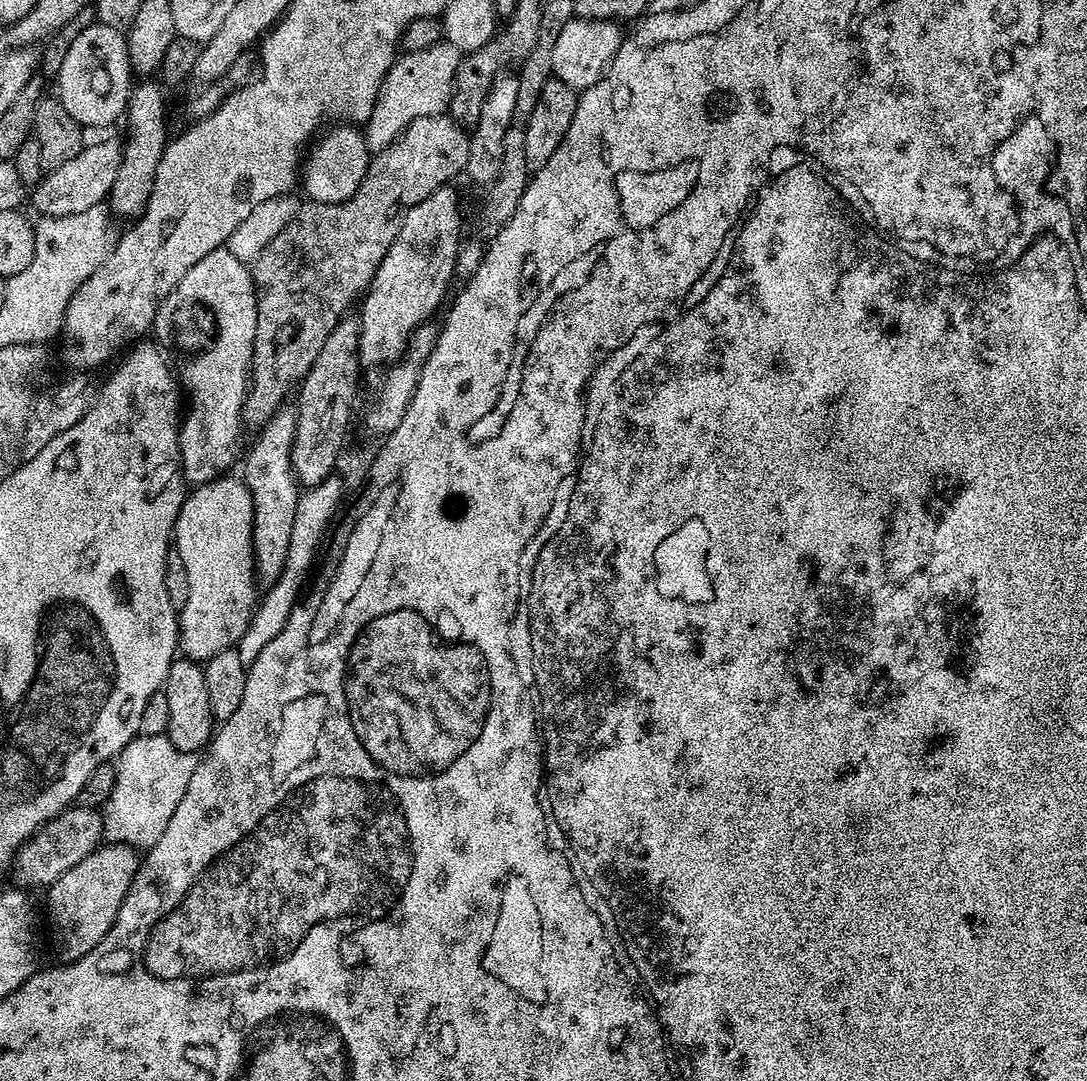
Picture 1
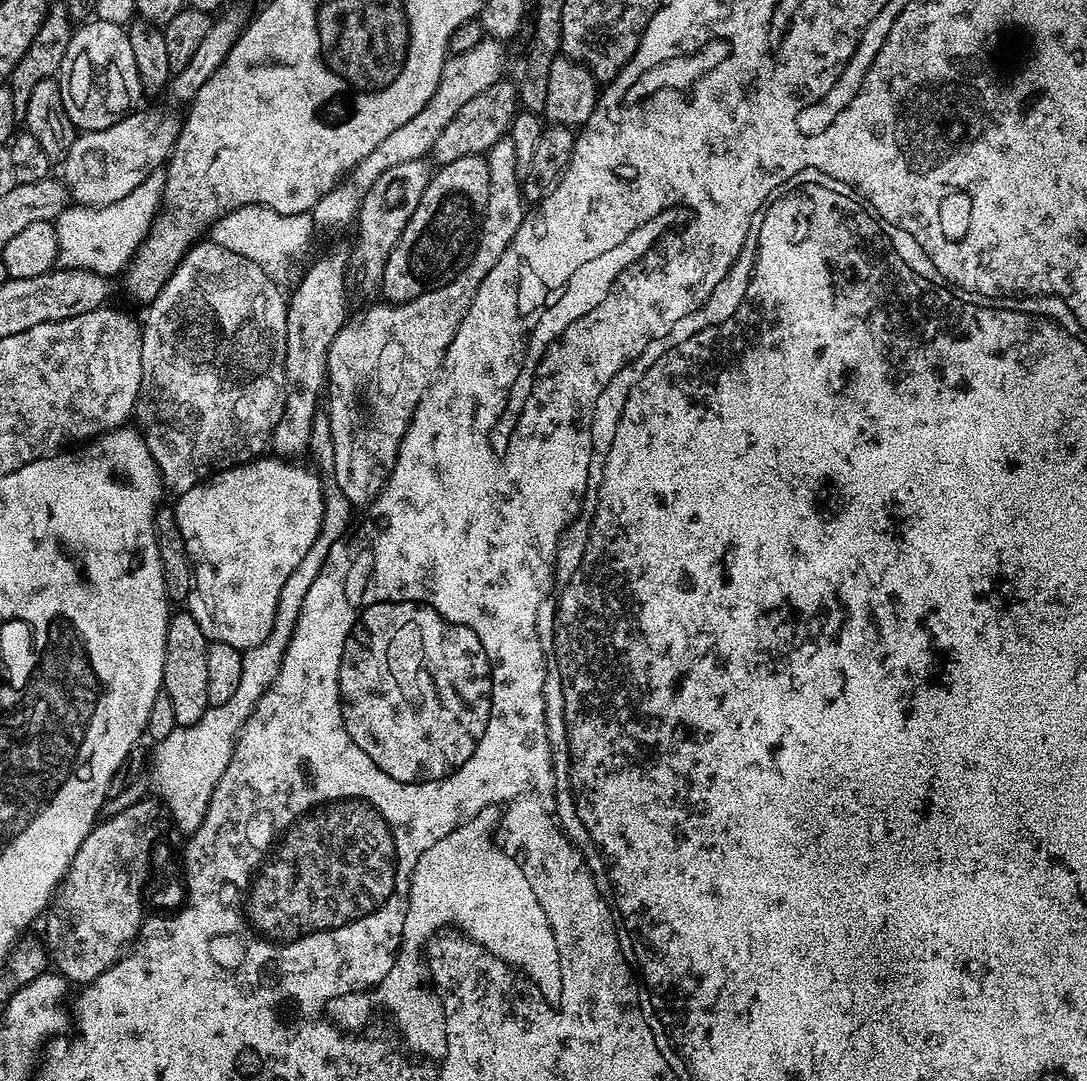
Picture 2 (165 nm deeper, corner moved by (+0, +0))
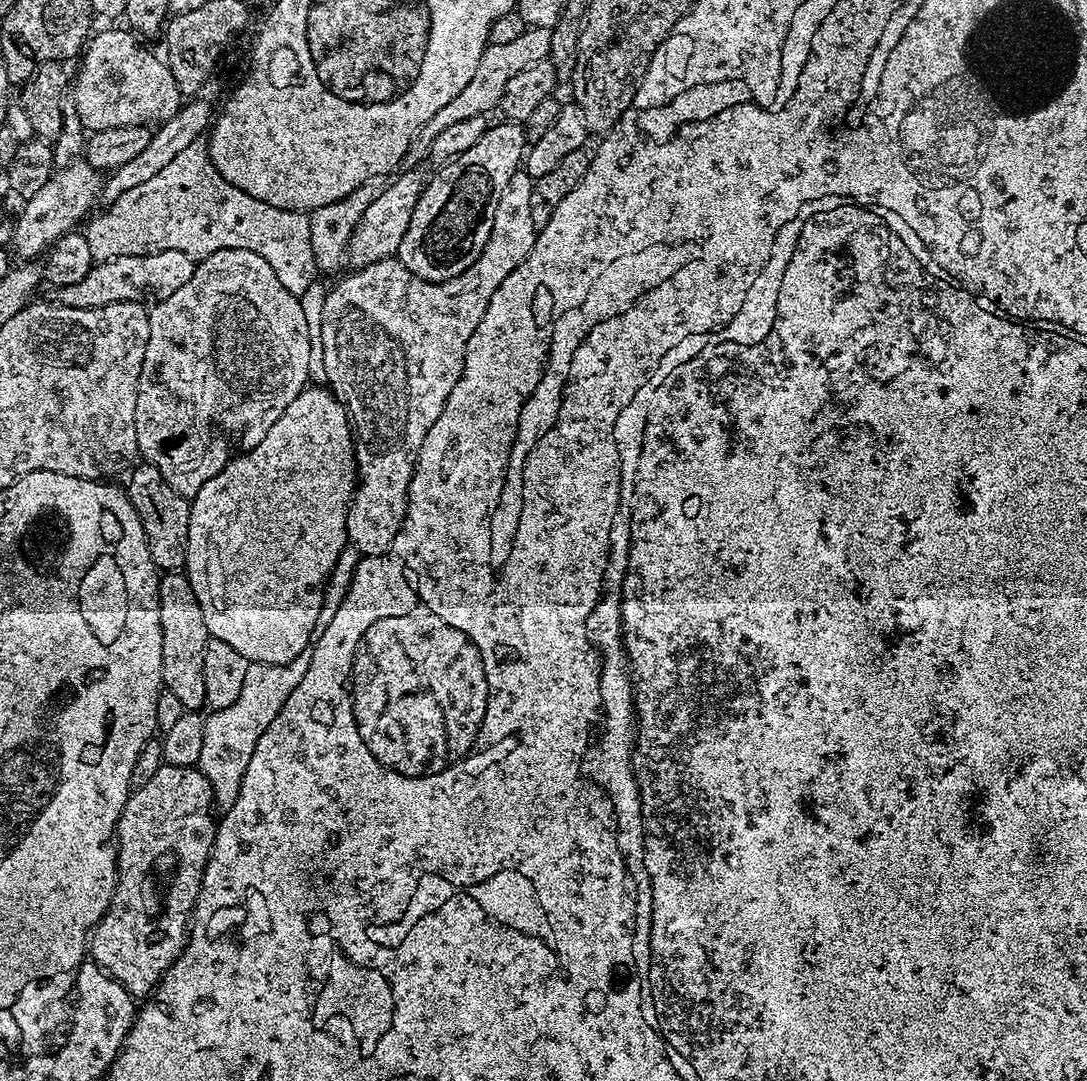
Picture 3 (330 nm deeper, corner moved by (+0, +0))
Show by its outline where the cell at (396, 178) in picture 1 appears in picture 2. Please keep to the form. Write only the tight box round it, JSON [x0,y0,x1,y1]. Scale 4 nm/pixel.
[430,78,518,166]

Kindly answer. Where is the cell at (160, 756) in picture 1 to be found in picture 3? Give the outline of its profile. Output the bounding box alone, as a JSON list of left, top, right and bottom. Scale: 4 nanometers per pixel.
[198,663,304,806]

